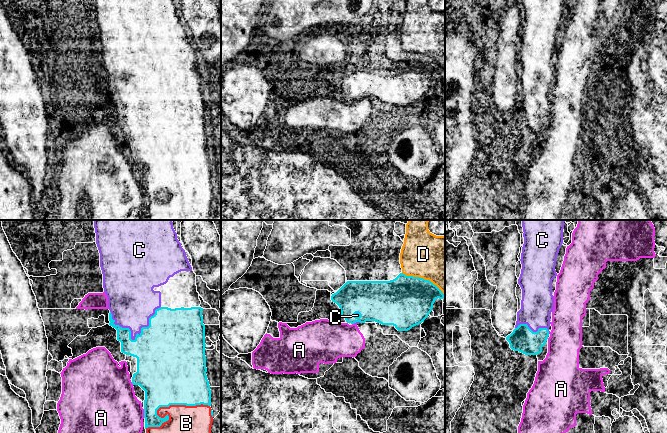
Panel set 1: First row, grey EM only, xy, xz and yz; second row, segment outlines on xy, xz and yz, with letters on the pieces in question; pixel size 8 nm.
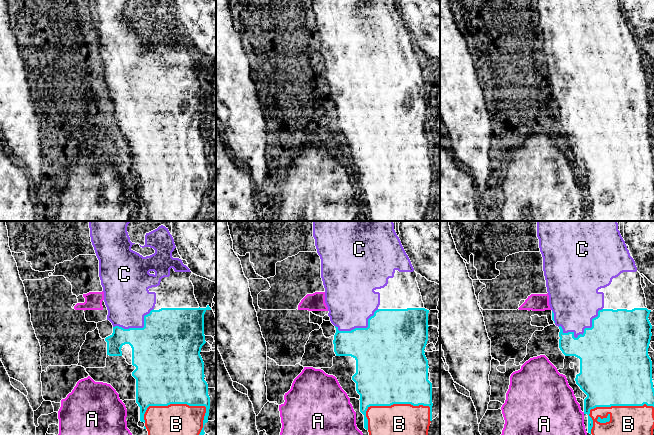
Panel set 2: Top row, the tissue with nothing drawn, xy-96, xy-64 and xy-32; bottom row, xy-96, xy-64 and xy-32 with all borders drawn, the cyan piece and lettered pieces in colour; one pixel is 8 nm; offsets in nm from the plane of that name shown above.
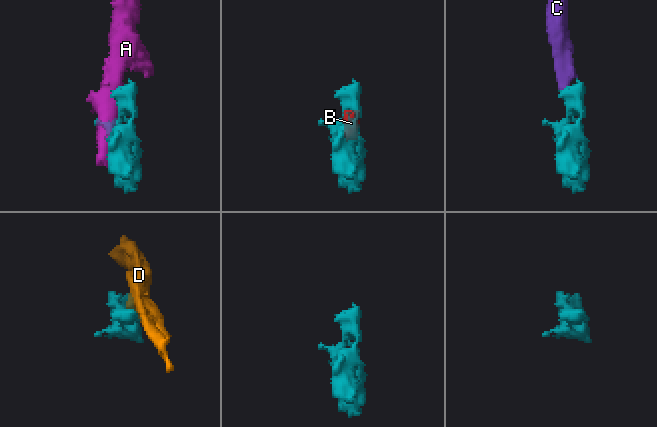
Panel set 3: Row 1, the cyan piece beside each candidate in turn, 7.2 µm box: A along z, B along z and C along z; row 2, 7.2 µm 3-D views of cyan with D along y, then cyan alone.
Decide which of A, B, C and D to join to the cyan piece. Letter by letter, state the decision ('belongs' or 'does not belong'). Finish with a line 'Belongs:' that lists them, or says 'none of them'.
A: does not belong
B: belongs
C: belongs
D: does not belong
Belongs: B, C

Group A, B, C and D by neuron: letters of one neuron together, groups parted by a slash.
A / B C / D

